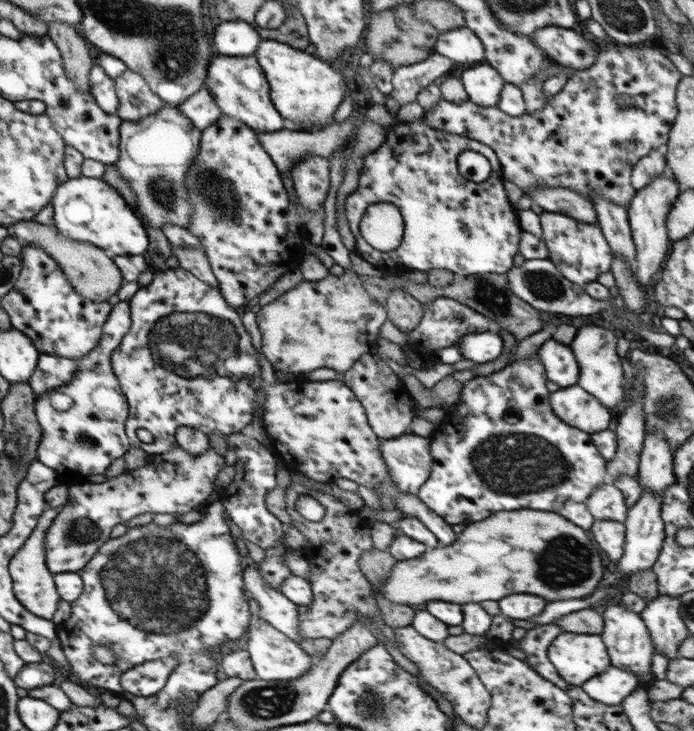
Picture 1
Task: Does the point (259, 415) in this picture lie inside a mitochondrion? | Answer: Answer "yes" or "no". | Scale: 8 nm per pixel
no

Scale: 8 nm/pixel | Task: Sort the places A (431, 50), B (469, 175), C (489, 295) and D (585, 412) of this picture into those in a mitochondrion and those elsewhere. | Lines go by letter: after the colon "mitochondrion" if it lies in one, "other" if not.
A: other
B: other
C: mitochondrion
D: other

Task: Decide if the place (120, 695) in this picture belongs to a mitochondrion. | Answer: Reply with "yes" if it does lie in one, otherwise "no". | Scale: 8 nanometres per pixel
no

